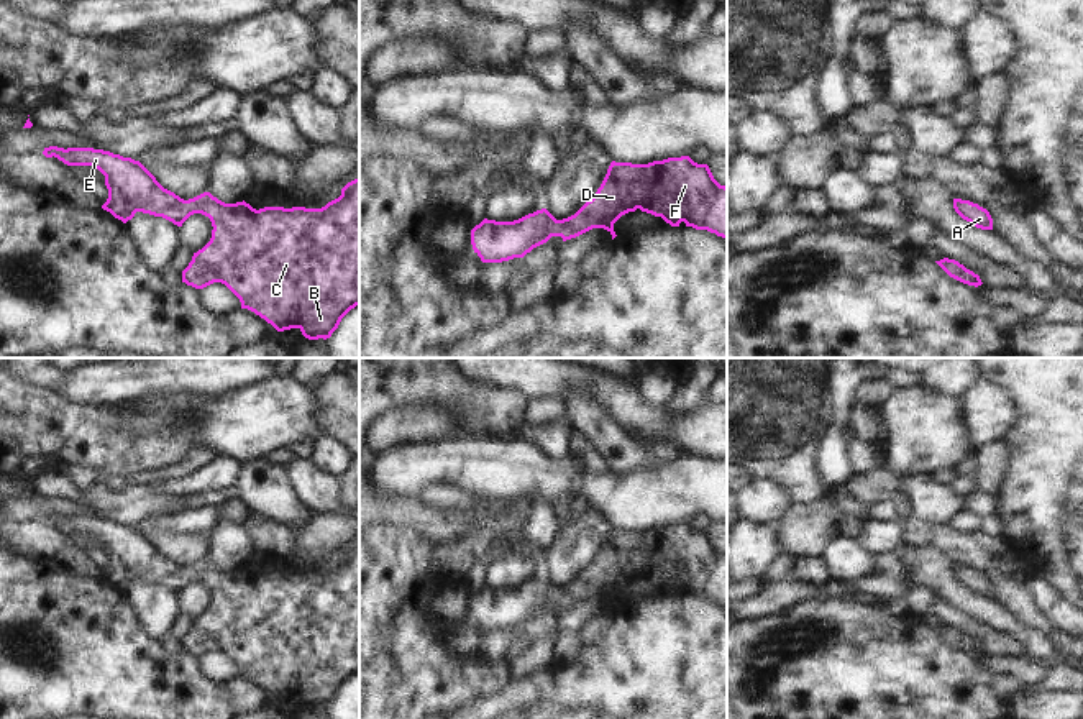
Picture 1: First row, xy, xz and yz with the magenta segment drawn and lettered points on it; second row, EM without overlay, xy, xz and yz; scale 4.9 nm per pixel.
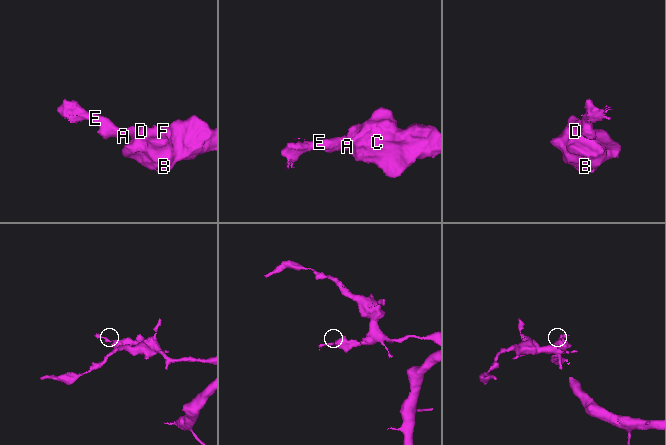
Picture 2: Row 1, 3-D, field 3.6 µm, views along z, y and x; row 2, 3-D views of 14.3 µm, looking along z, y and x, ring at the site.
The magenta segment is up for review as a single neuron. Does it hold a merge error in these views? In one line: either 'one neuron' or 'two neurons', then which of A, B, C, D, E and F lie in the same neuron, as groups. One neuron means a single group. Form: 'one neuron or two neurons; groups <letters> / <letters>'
one neuron; groups A B C D E F

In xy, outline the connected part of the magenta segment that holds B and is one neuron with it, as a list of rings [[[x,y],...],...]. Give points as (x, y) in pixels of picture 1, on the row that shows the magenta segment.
[[[44,148],[46,158],[57,158],[67,166],[92,166],[105,176],[108,199],[102,205],[126,223],[136,212],[162,217],[177,227],[194,213],[212,222],[210,241],[194,253],[182,271],[182,282],[203,289],[213,282],[225,284],[248,309],[271,323],[277,332],[299,328],[308,340],[330,338],[341,318],[359,305],[359,179],[348,182],[341,195],[322,208],[264,207],[225,204],[203,192],[184,200],[164,189],[156,177],[131,158],[94,148]]]

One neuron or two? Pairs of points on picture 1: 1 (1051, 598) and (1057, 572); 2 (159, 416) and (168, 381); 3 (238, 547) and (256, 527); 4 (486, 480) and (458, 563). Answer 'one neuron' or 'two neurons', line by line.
1: two neurons
2: two neurons
3: two neurons
4: two neurons

